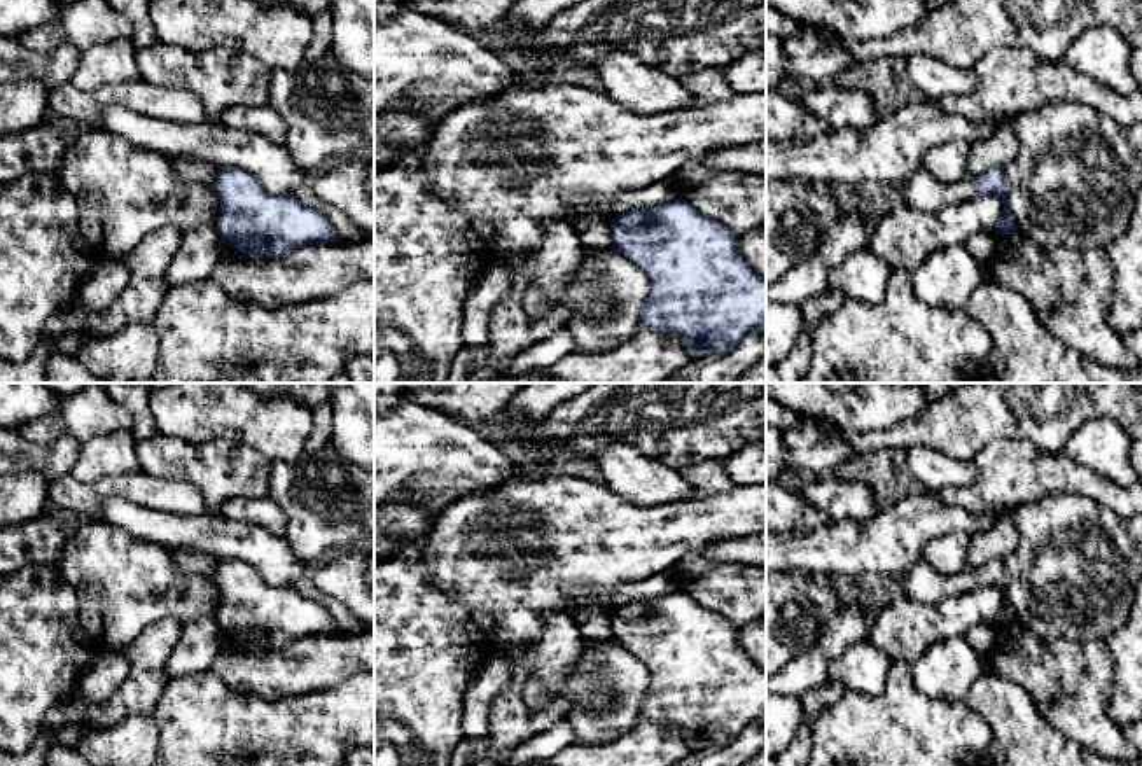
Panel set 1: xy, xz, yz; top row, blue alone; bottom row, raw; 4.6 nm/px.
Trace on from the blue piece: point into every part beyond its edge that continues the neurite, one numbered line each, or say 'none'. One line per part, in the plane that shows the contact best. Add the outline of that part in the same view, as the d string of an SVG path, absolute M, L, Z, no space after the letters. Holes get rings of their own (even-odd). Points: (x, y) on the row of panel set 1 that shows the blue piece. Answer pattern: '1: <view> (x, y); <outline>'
1: yz (922, 191); M923 166L901 182L904 205L925 213L937 213L941 208L972 199L978 192L972 177L955 184L937 182Z

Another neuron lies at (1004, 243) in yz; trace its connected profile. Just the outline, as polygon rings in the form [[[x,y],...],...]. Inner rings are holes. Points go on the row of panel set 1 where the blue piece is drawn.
[[[1020,231],[1013,234],[995,234],[995,254],[988,264],[993,264],[1002,257],[1009,255],[1011,252],[1014,252],[1021,241],[1023,236],[1020,234]]]

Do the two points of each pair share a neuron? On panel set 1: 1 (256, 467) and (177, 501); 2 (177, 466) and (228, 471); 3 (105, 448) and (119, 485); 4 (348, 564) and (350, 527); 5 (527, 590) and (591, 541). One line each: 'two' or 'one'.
1: two
2: one
3: two
4: two
5: one

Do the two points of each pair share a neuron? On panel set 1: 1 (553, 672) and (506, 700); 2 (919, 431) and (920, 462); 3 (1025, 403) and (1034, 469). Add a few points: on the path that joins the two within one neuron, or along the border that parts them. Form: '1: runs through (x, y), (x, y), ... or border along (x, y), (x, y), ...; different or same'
1: runs through (539, 670), (529, 670), (516, 686); same
2: border along (901, 452), (912, 446), (929, 446), (957, 459); different
3: border along (988, 443), (1030, 441), (1043, 450), (1060, 452); different

